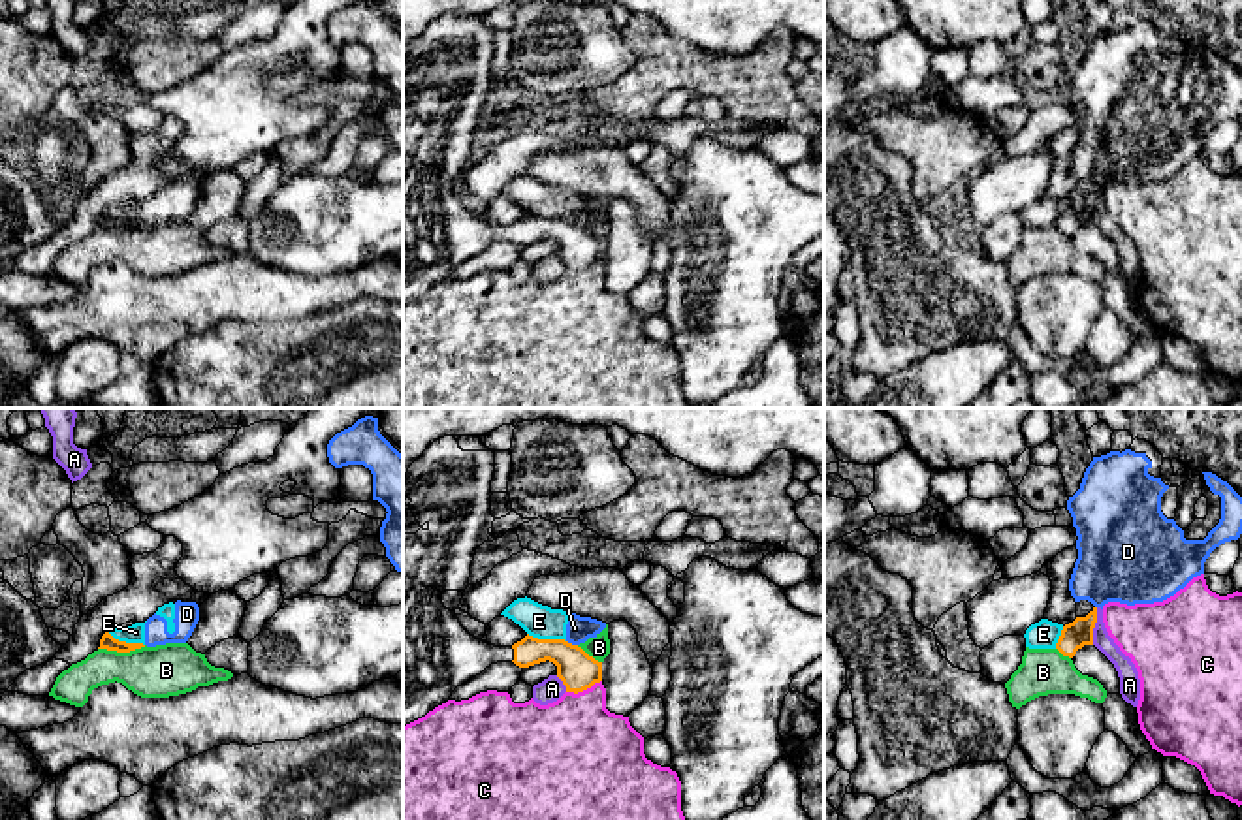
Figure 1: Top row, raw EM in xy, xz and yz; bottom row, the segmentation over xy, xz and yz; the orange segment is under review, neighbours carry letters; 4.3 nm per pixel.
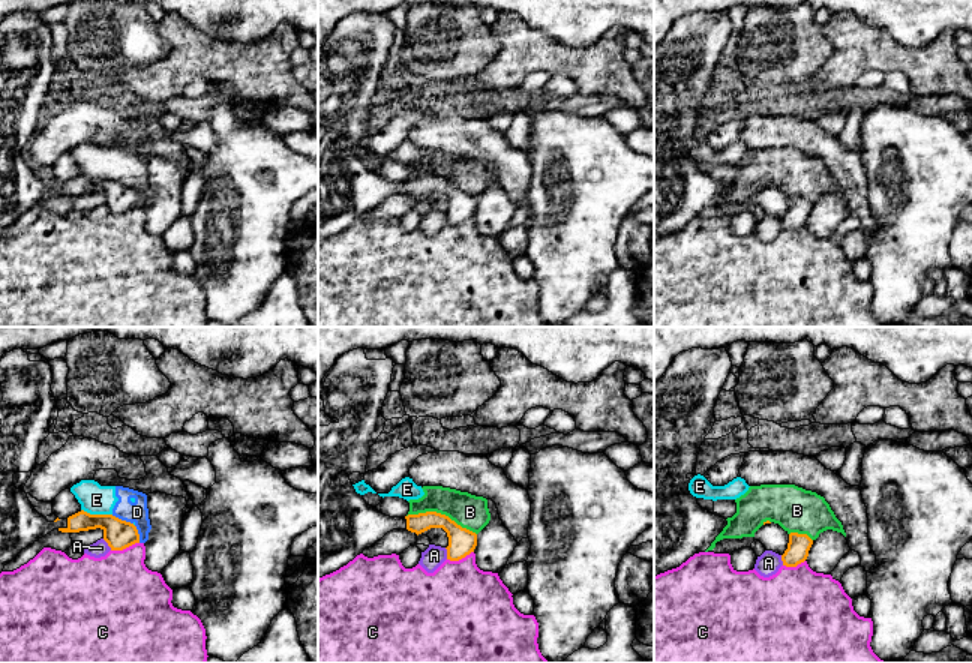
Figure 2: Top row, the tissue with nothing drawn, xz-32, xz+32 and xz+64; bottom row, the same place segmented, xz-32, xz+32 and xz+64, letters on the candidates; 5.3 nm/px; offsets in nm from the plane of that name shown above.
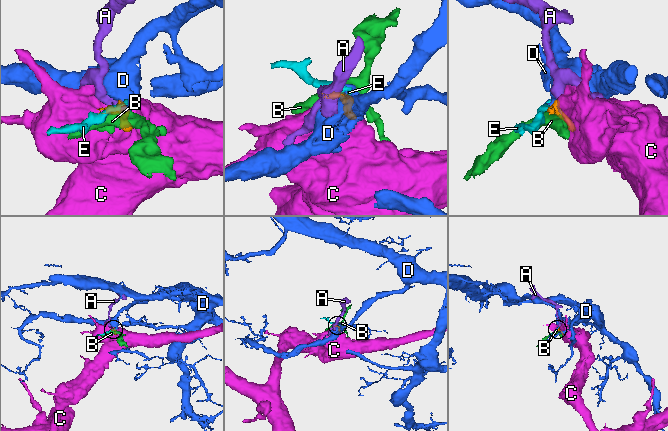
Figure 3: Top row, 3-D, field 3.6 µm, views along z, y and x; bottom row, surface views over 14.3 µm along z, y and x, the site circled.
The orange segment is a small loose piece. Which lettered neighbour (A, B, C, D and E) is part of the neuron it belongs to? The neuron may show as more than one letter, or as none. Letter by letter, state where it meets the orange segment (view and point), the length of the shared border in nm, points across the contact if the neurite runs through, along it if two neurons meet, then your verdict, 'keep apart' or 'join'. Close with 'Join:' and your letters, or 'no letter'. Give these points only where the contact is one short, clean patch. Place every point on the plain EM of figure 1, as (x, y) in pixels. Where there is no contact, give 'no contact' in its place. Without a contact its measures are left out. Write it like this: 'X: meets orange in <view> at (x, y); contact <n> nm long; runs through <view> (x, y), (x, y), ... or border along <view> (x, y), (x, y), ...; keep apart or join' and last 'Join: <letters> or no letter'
A: meets orange in yz at (1094, 205); contact 160 nm long; border along yz (1098, 187), (1092, 222); keep apart
B: meets orange in xy at (121, 230); contact 200 nm long; border along xy (145, 224), (134, 230), (98, 228); keep apart
C: meets orange in xz at (584, 268); contact 160 nm long; keep apart
D: meets orange in xz at (571, 222); contact 50 nm long; border along xz (567, 219), (576, 224); keep apart
E: meets orange in xz at (546, 219); contact 170 nm long; border along xz (527, 211), (565, 220); keep apart
Join: no letter

